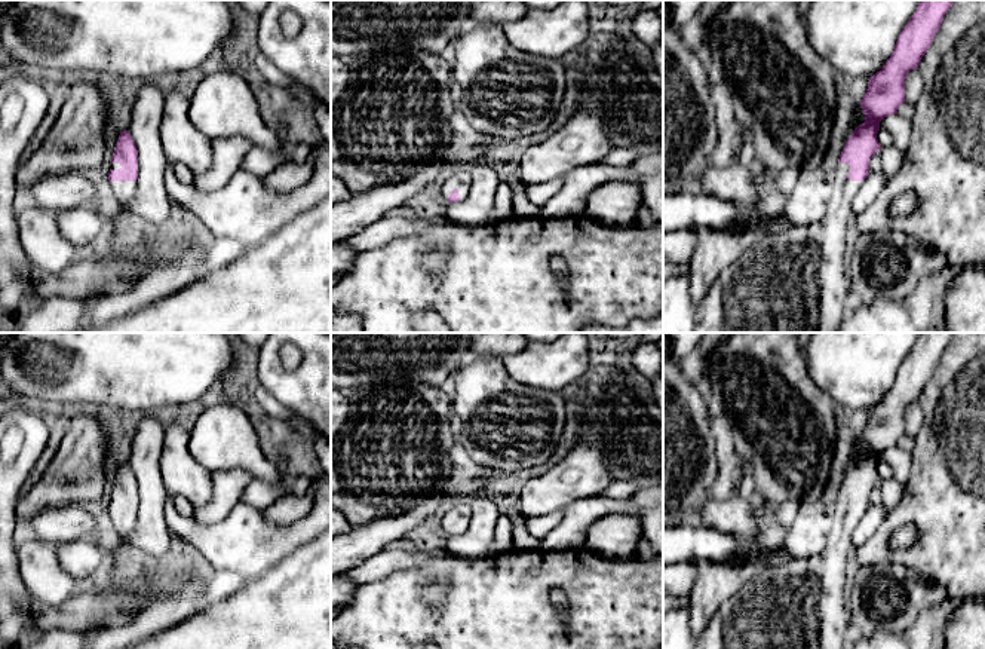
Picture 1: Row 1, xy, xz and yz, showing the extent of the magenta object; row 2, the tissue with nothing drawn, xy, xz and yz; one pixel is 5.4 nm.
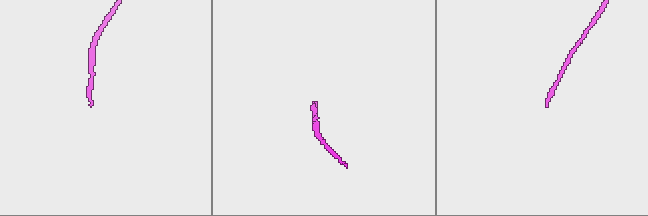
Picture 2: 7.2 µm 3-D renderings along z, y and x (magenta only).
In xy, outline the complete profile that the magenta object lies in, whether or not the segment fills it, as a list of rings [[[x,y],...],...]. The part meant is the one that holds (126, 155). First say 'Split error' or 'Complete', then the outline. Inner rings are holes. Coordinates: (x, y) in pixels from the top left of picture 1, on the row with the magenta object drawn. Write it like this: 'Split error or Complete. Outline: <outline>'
Split error. Outline: [[[123,131],[119,135],[116,150],[111,159],[108,181],[120,203],[120,209],[134,198],[138,180],[138,150],[129,134]]]

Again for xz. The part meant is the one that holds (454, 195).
Split error. Outline: [[[461,169],[442,183],[442,192],[449,203],[461,200],[470,189],[470,172]]]

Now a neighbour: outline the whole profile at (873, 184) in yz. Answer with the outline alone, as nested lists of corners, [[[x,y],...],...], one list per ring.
[[[869,174],[860,184],[851,200],[851,212],[860,214],[866,209],[881,193],[887,183],[887,178],[883,174]]]

